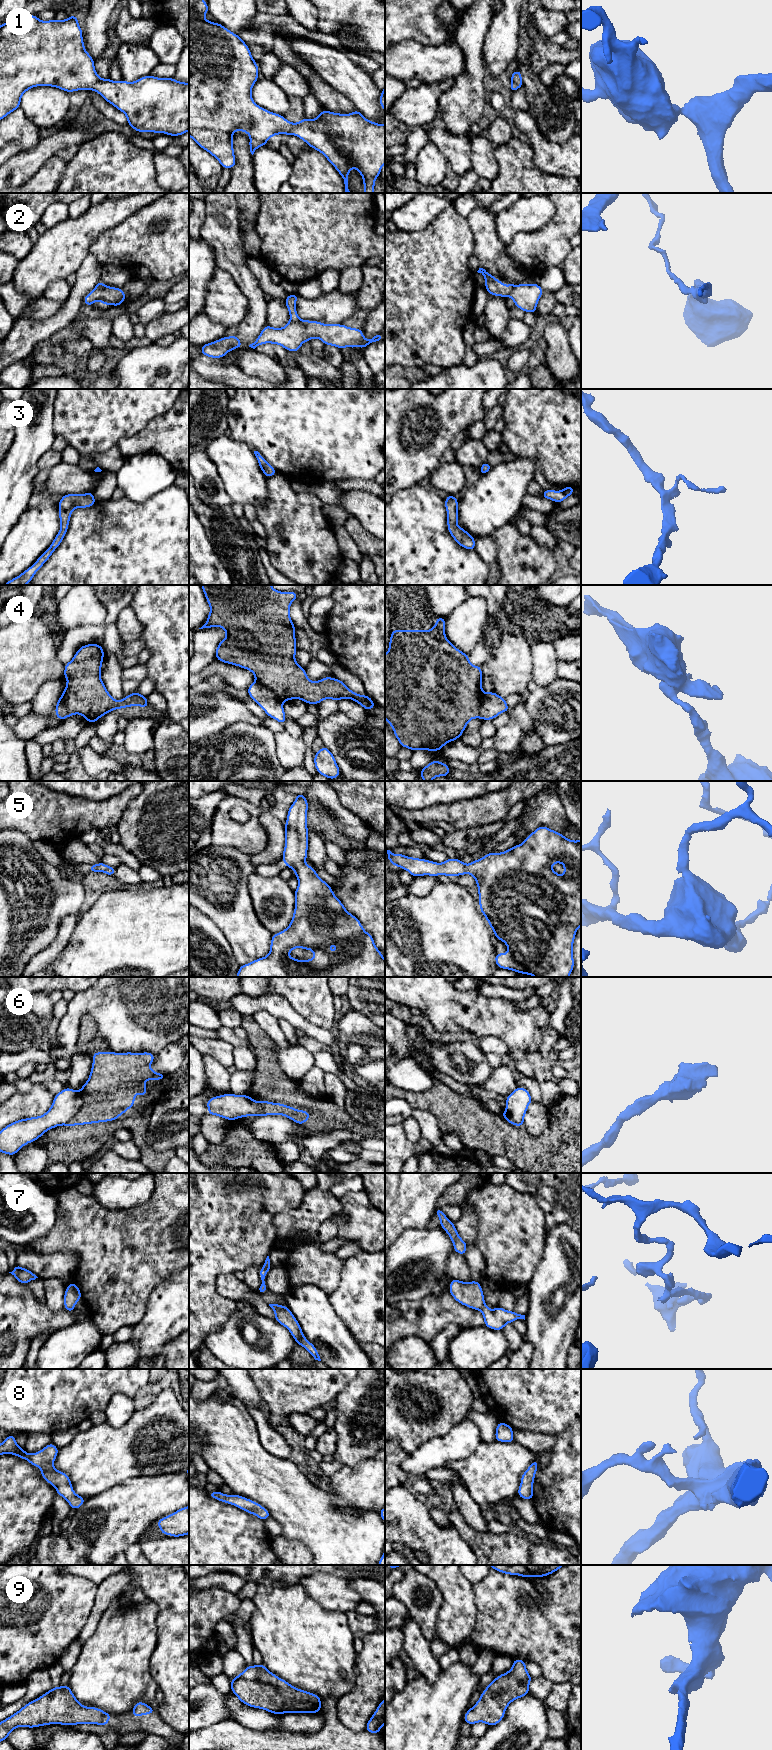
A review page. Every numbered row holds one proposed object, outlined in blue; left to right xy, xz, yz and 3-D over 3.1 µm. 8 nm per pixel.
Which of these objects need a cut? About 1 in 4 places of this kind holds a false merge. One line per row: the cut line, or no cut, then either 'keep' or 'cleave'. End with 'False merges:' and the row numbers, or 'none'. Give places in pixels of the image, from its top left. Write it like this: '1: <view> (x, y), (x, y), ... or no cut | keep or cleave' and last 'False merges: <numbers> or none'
1: no cut | keep
2: yz (514, 285), (507, 295) | cleave
3: no cut | keep
4: xz (256, 680), (269, 688), (282, 701) | cleave
5: no cut | keep
6: xy (78, 1092), (82, 1105), (63, 1124) | cleave
7: no cut | keep
8: no cut | keep
9: no cut | keep
False merges: 2, 4, 6

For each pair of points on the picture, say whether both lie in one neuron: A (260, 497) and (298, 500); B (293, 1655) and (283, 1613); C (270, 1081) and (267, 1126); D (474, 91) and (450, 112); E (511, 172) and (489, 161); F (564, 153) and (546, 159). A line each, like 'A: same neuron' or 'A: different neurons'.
A: different neurons
B: same neuron
C: different neurons
D: same neuron
E: different neurons
F: same neuron

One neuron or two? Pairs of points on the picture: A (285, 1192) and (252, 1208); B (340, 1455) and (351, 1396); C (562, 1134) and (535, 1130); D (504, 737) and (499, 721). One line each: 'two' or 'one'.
A: one
B: one
C: two
D: two

